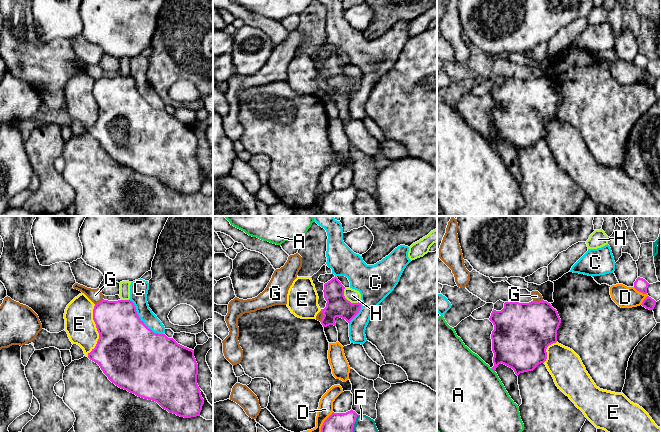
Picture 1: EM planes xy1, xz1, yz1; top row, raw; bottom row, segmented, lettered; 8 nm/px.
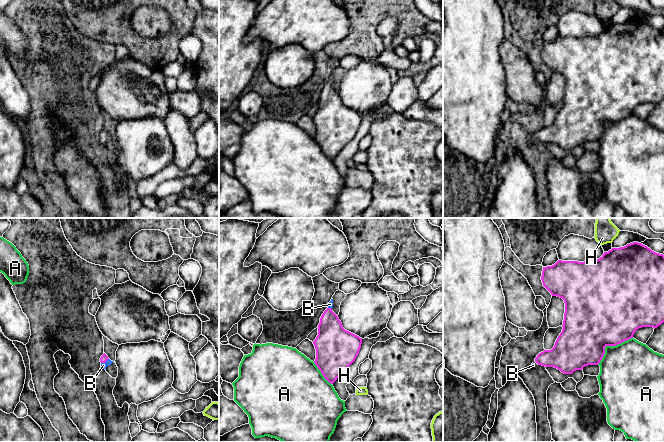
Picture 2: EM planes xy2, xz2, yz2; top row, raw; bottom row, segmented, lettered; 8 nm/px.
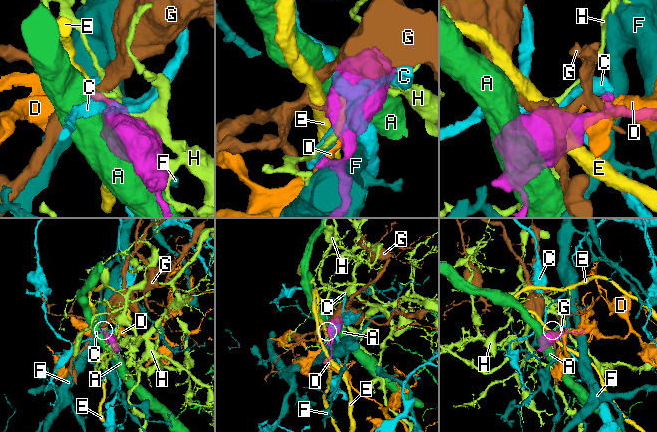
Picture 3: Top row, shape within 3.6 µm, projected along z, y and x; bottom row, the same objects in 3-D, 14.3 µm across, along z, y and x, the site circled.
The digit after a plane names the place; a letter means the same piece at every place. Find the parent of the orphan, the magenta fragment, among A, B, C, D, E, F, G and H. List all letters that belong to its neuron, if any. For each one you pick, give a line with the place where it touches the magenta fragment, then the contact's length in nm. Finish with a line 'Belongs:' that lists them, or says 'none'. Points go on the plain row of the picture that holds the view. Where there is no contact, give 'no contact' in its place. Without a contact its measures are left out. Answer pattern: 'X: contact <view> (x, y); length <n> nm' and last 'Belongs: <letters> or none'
B: contact xy2 (104, 138); length 80 nm
Belongs: B

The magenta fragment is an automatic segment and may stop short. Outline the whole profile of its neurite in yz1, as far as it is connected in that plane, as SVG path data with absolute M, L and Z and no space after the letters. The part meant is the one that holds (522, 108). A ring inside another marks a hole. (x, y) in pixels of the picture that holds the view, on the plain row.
M544 76L529 79L505 78L501 87L493 85L489 96L494 101L491 110L494 142L491 145L495 147L502 139L512 144L517 152L533 147L546 137L546 125L557 118L557 106L561 99L557 86Z

